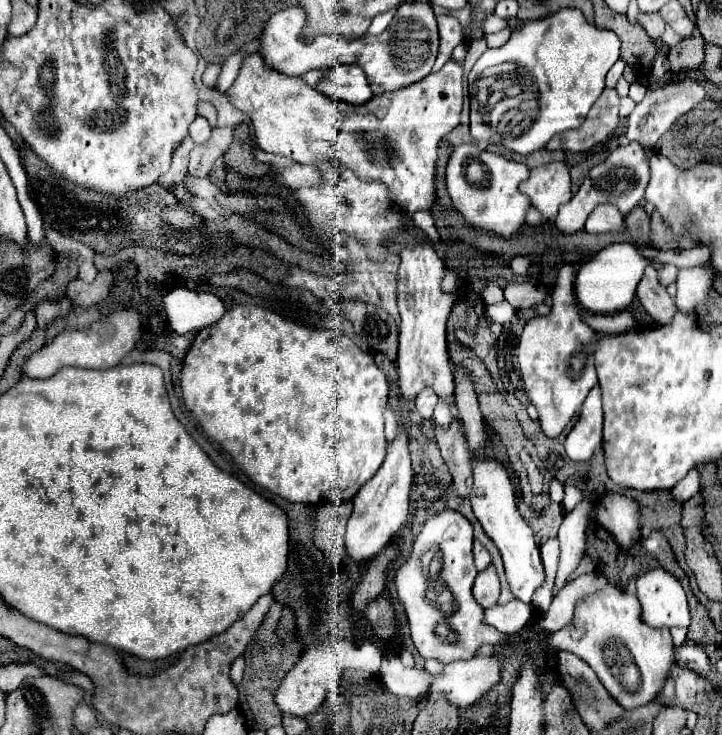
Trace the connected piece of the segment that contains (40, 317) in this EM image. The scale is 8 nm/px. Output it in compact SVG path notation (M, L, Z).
M64 297L59 301L41 301L35 309L37 313L37 327L47 327L53 319L66 316L72 308L69 298Z

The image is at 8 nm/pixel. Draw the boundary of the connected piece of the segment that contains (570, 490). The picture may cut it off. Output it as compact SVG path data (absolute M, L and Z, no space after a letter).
M565 485L565 497L563 497L563 513L571 513L579 503L583 501L583 493L573 487L573 485Z

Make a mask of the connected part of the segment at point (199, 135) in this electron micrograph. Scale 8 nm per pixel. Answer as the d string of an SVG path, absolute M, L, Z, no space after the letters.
M197 117L191 127L189 127L189 137L199 145L199 143L207 143L207 139L211 137L211 127L207 123L205 117Z

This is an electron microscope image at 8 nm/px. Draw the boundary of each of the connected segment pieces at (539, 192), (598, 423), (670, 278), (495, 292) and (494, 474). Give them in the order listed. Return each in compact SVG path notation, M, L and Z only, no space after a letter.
M547 163L535 167L531 169L529 179L525 179L519 187L547 221L555 221L559 205L571 199L569 167L565 163Z
M595 385L585 403L579 421L565 439L565 451L573 461L589 461L595 447L601 443L603 429L603 409L601 409L601 389Z
M661 265L661 269L657 269L657 275L659 275L659 283L669 285L669 283L675 281L677 267L675 265Z
M487 283L487 285L483 287L483 291L481 291L481 297L483 297L483 301L485 301L487 305L499 303L499 301L505 299L505 297L503 297L503 289L501 289L497 283Z
M473 455L473 457L469 457L469 463L471 463L471 469L473 469L473 489L471 489L471 495L469 495L473 513L479 519L485 533L493 539L493 543L501 551L501 557L505 561L507 583L509 583L513 595L519 601L530 604L535 589L539 585L543 585L545 573L543 573L539 549L533 541L533 531L525 523L523 515L517 509L515 491L513 491L513 485L509 481L509 475L499 461L495 461L491 457L485 457L485 455Z

